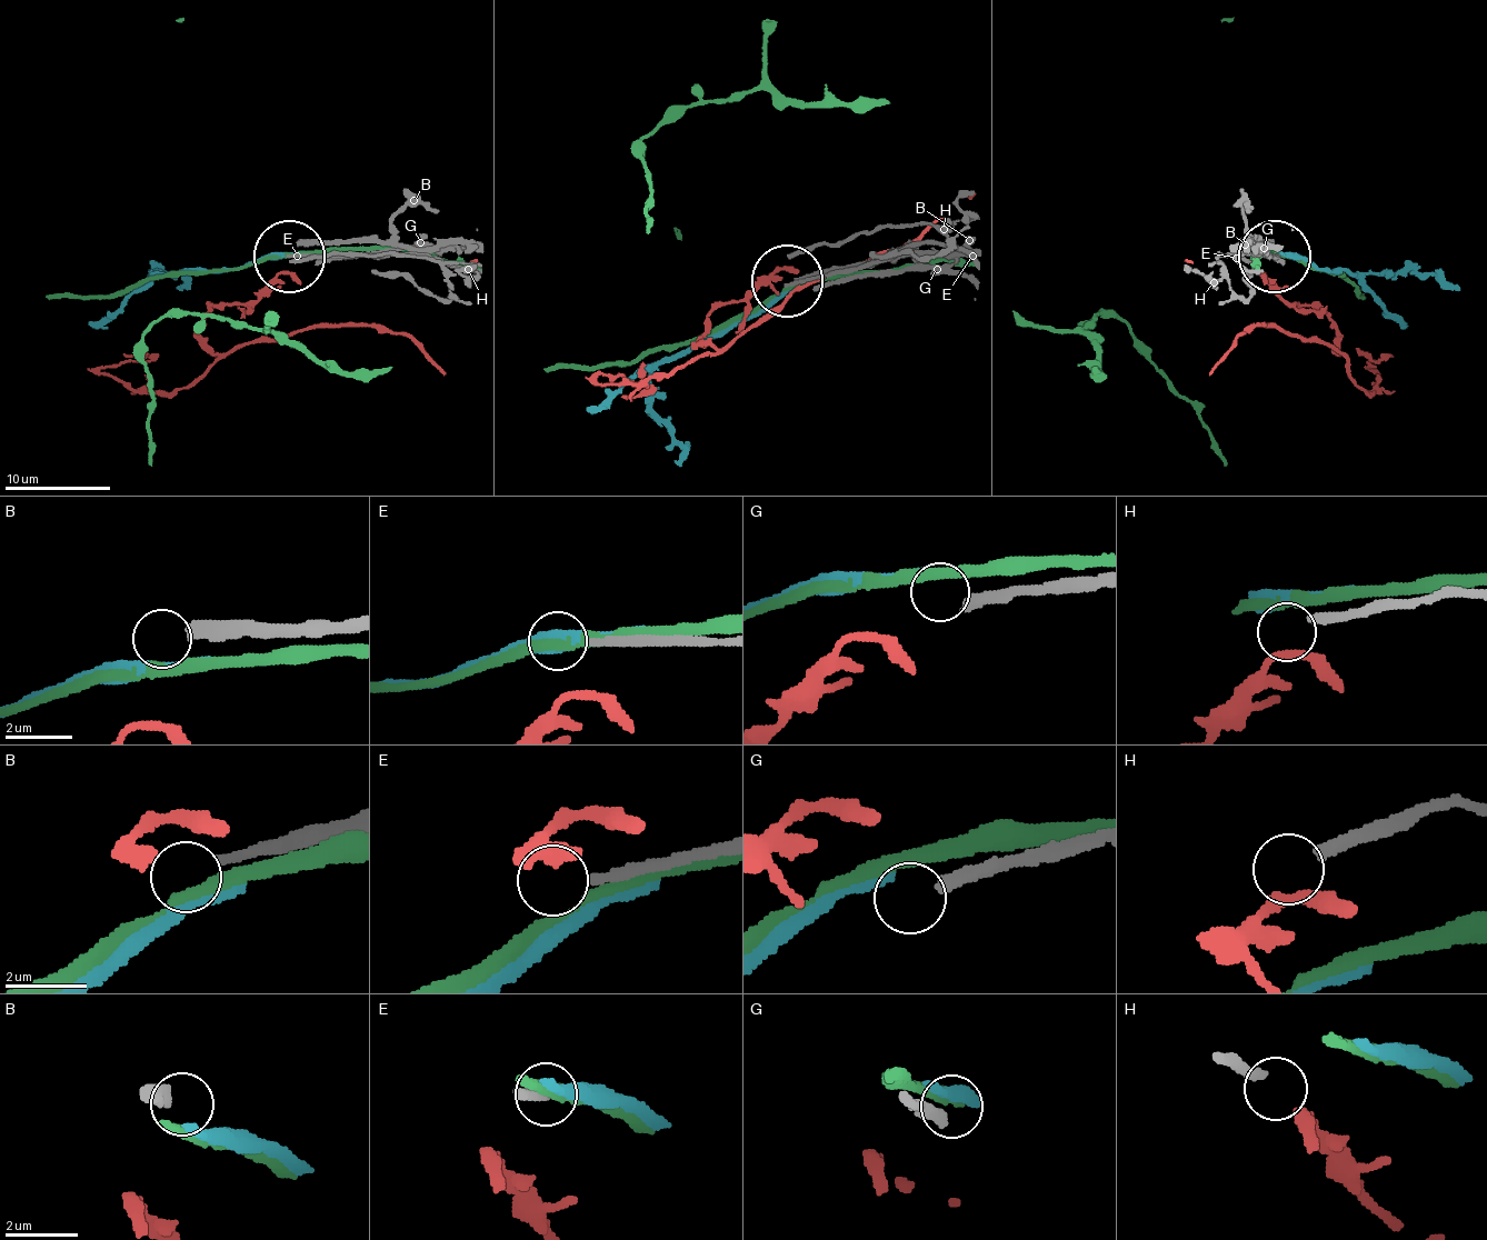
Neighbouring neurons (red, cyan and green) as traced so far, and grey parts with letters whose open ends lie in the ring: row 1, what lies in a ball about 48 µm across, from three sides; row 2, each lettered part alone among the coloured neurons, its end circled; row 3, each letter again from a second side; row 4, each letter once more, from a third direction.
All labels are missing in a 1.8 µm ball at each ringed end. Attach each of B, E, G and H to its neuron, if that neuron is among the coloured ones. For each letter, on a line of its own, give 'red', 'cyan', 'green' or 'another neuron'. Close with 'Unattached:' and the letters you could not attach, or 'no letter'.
B: another neuron
E: another neuron
G: another neuron
H: another neuron
Unattached: B, E, G, H

